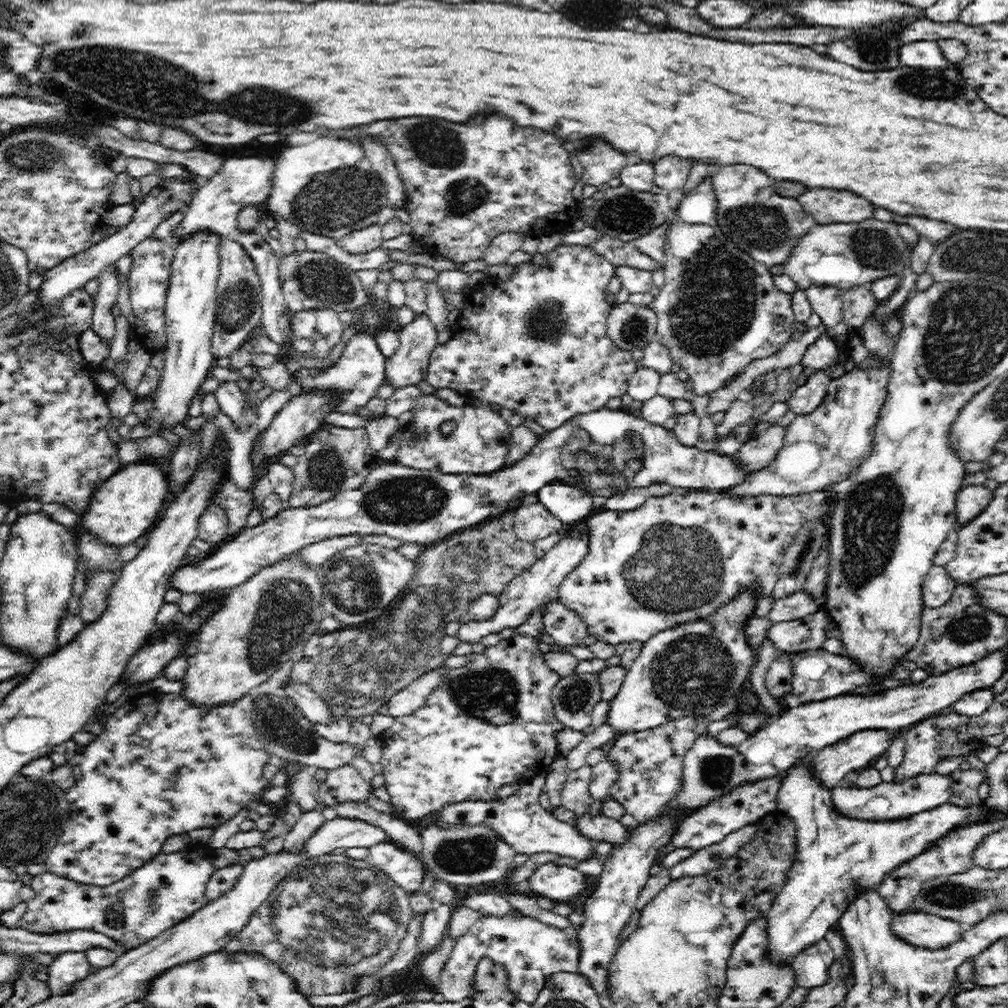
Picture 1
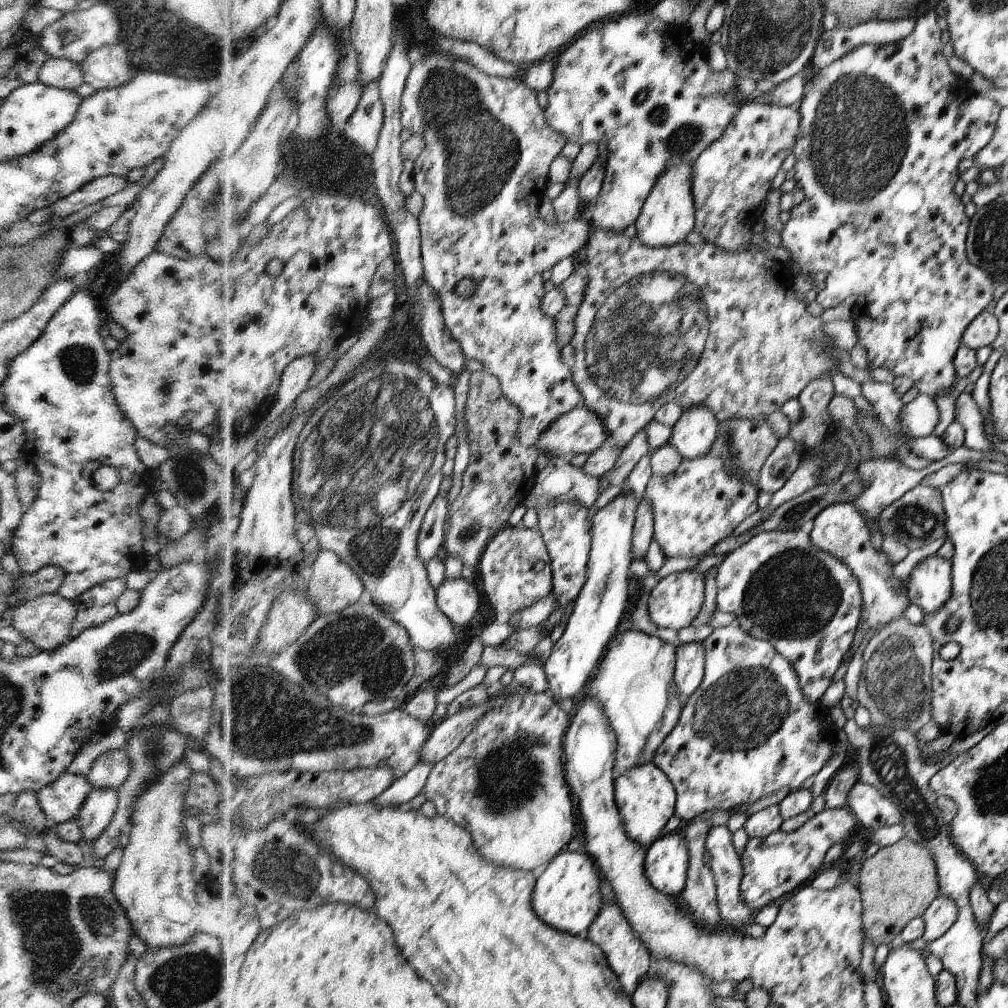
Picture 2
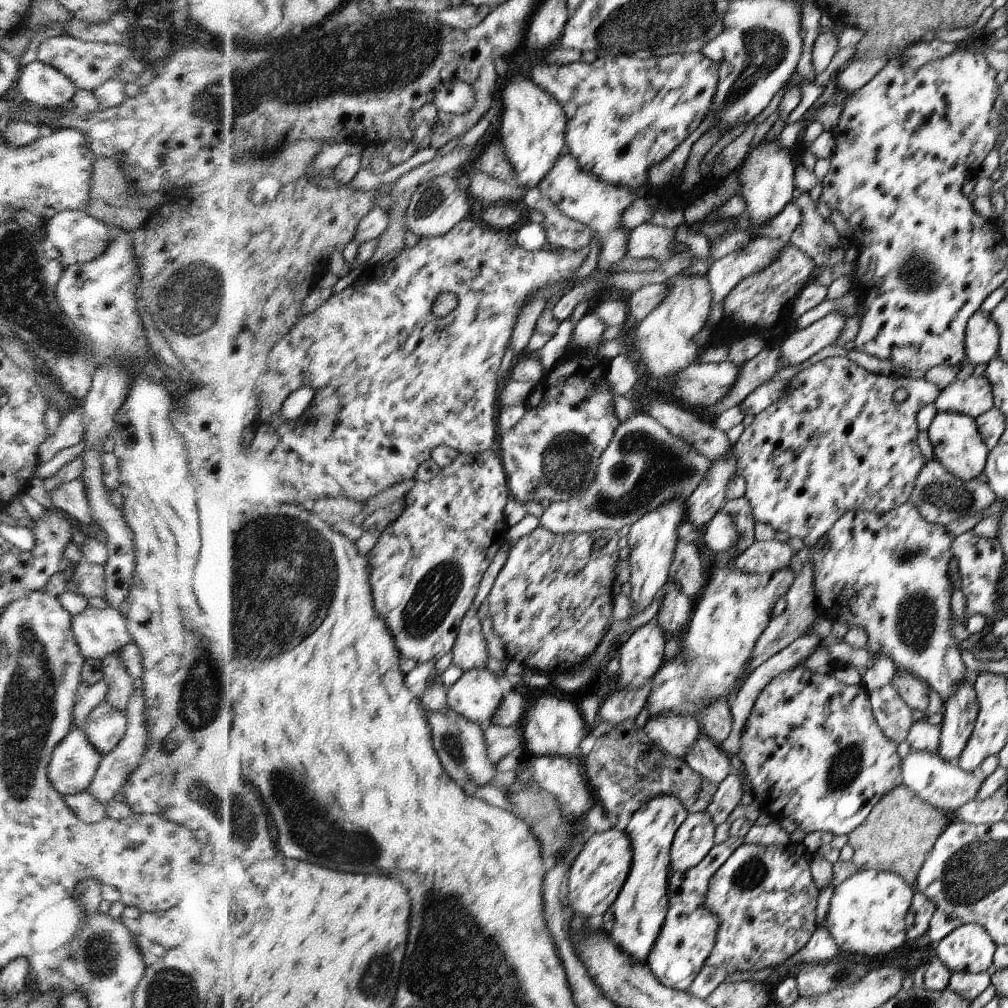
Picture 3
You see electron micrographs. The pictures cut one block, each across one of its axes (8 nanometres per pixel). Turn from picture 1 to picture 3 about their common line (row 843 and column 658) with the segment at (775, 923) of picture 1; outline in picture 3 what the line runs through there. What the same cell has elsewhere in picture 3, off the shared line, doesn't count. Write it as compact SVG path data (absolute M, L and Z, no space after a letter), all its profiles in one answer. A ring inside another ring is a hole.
M662 795L638 808L630 819L629 826L624 828L632 841L633 866L614 903L613 927L609 936L621 946L622 952L634 956L634 960L638 960L640 964L647 964L648 954L668 914L669 883L672 879L670 847L676 830L688 818L689 813L678 796Z

